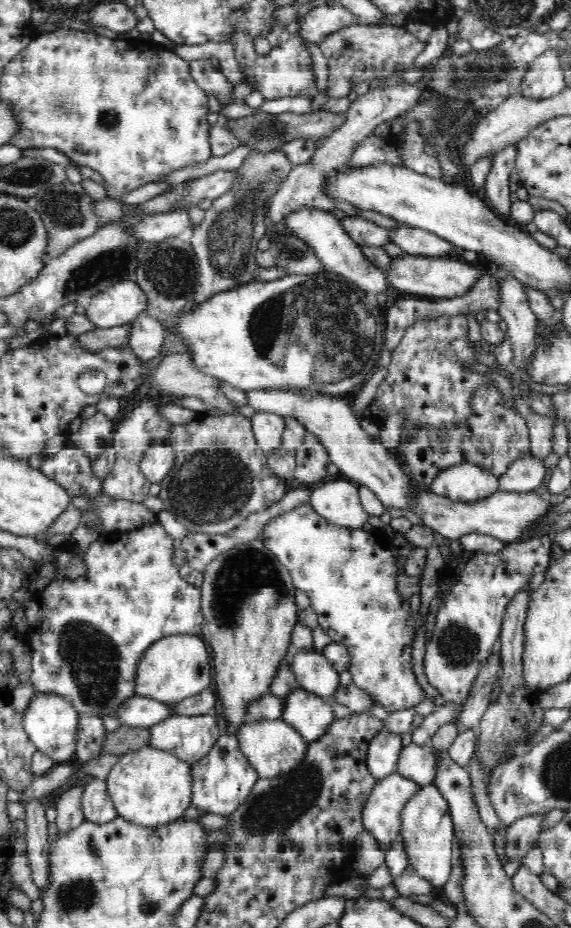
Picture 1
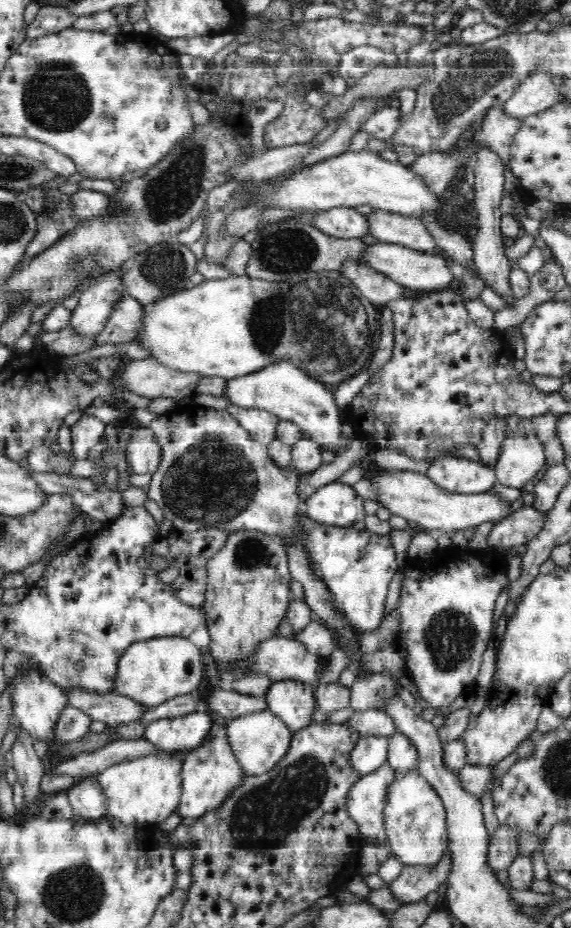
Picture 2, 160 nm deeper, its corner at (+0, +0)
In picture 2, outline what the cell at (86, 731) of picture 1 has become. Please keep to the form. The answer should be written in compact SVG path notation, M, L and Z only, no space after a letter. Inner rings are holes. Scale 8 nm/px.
M68 705L62 709L54 727L55 739L62 742L76 742L90 732L91 721L88 713Z

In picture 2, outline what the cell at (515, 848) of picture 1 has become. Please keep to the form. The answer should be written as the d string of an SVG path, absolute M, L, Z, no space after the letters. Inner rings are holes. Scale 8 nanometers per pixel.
M500 825L494 830L494 834L490 836L490 846L487 848L488 867L494 873L507 870L510 864L518 858L518 834L518 831Z

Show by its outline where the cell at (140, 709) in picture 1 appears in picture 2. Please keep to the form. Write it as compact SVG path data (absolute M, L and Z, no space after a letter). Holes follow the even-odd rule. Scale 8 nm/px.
M63 690L68 696L69 704L90 715L91 720L100 720L107 725L116 726L122 723L138 721L148 706L138 704L127 696L112 693L91 694L85 690Z

